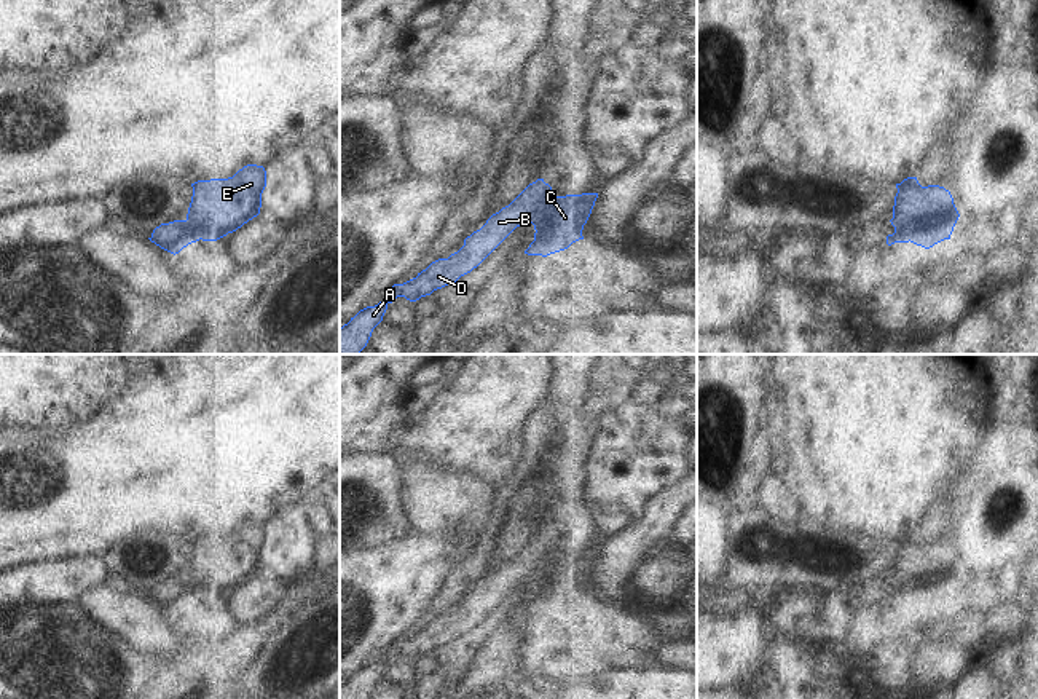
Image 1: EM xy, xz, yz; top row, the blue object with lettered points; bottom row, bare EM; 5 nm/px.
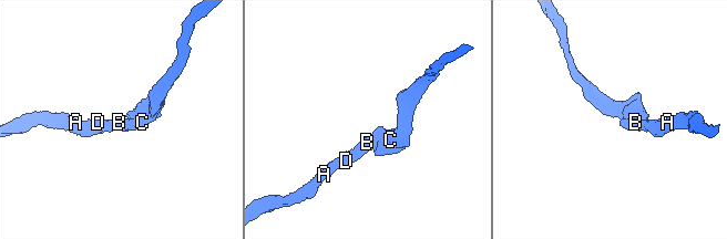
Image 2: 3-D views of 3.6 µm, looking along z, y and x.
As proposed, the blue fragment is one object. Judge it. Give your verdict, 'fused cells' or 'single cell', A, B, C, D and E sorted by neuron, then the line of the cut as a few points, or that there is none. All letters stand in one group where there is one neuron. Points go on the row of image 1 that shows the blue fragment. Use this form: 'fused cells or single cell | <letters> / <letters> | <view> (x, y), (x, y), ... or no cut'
fused cells | A B D / C E | xz (554, 197), (544, 216), (534, 225)

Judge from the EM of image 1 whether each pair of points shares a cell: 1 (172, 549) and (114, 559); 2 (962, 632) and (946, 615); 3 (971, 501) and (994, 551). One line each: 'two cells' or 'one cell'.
1: one cell
2: one cell
3: one cell

